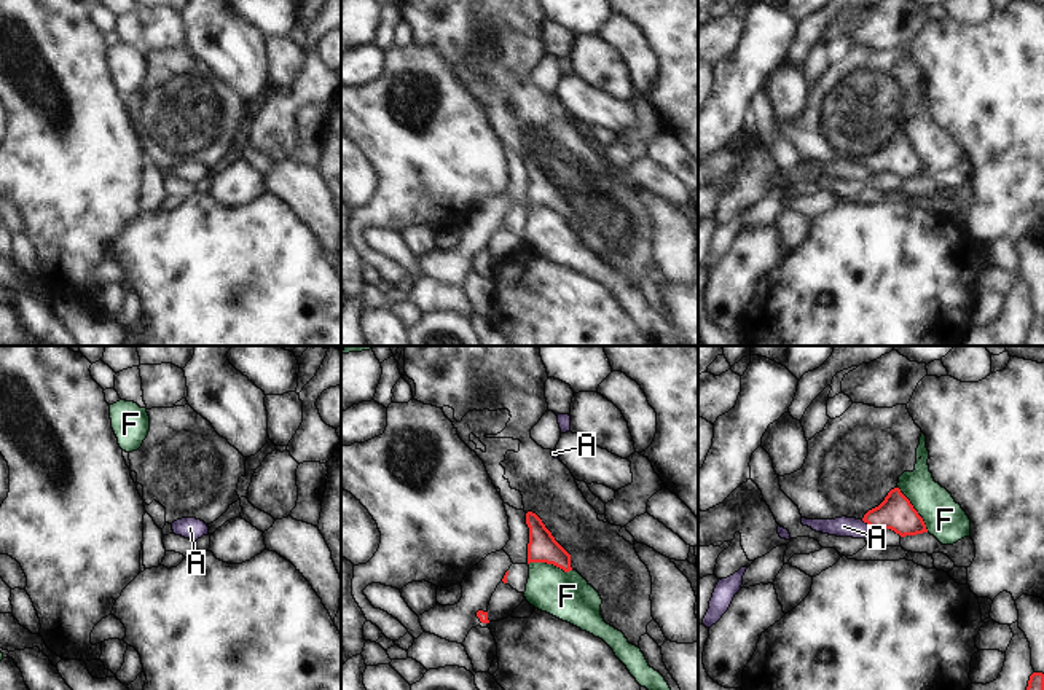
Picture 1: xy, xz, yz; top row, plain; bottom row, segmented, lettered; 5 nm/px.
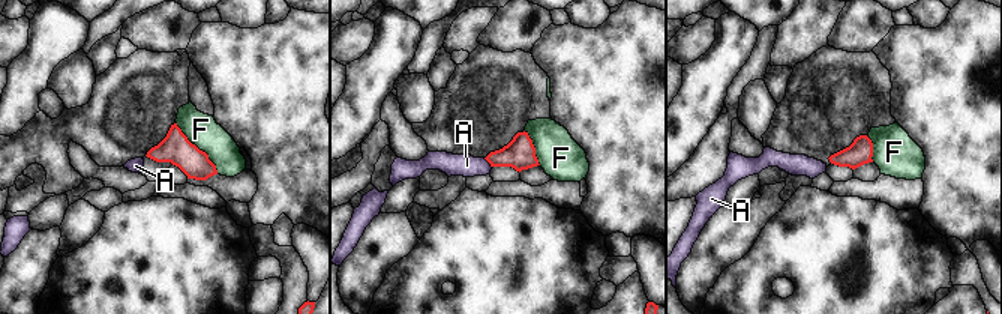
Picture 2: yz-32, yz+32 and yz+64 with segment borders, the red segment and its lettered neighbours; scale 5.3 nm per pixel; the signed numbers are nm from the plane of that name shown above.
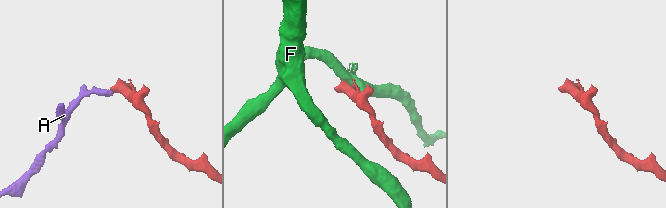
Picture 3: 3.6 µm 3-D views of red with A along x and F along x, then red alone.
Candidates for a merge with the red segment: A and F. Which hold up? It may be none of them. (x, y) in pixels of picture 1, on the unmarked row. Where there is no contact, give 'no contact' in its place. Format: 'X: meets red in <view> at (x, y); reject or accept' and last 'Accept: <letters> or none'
A: meets red in yz at (866, 164); reject
F: meets red in yz at (914, 152); reject
Accept: none

